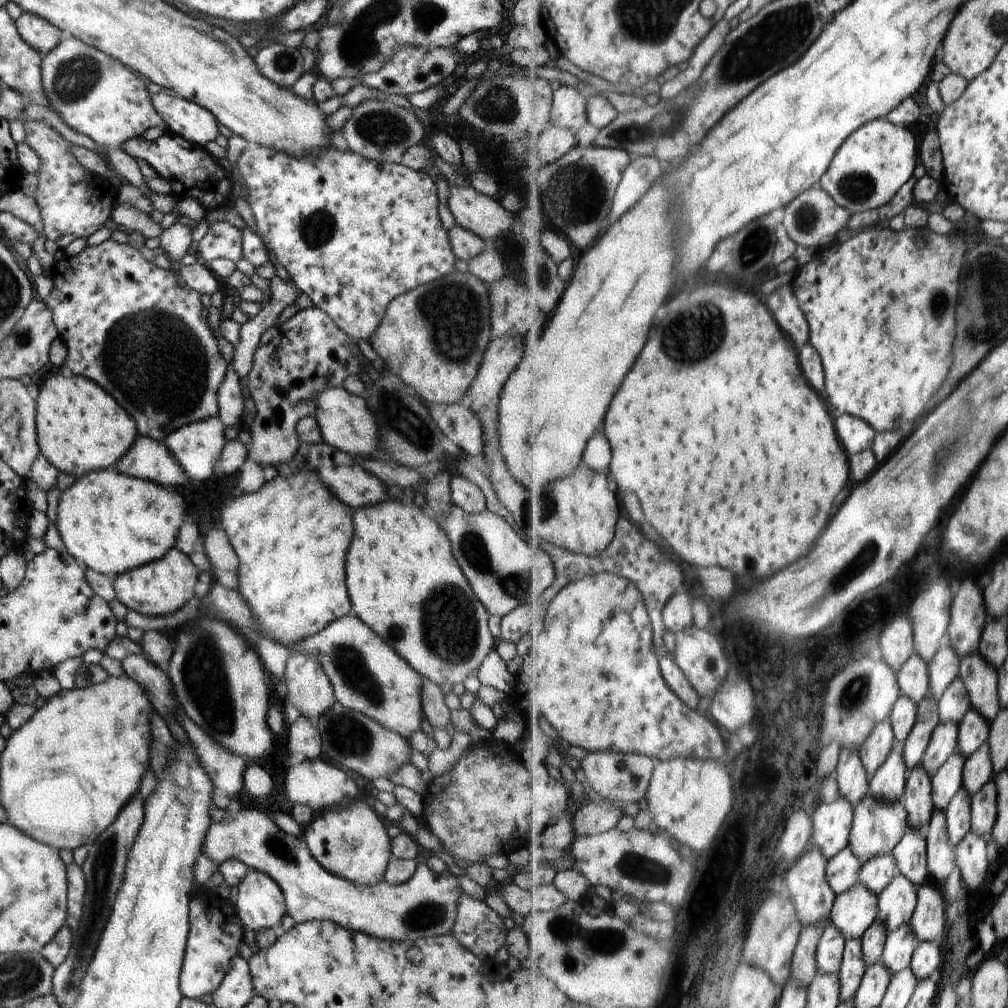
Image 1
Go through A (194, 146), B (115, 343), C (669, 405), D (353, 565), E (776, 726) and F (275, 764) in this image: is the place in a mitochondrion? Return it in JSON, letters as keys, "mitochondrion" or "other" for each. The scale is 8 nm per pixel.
{"A":"other","B":"mitochondrion","C":"other","D":"other","E":"other","F":"other"}

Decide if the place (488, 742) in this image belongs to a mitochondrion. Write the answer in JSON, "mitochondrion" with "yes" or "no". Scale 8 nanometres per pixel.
{"mitochondrion":"no"}

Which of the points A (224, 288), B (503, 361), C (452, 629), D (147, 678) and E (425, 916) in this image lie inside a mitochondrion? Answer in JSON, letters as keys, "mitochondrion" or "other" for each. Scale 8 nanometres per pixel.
{"A":"other","B":"other","C":"mitochondrion","D":"other","E":"mitochondrion"}

